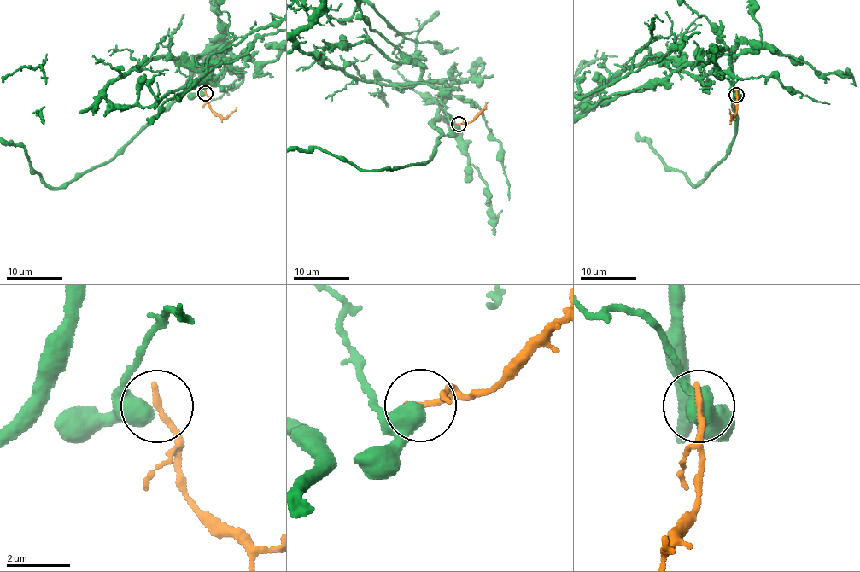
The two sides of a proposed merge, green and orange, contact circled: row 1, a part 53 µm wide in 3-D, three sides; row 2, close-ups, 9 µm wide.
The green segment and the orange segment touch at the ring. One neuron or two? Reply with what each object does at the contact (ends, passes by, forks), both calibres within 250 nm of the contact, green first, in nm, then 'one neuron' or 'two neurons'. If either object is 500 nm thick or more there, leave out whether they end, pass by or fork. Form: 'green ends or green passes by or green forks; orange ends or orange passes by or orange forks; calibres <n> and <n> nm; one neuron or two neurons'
green passes by; orange ends; calibres 440 and 220 nm; two neurons

